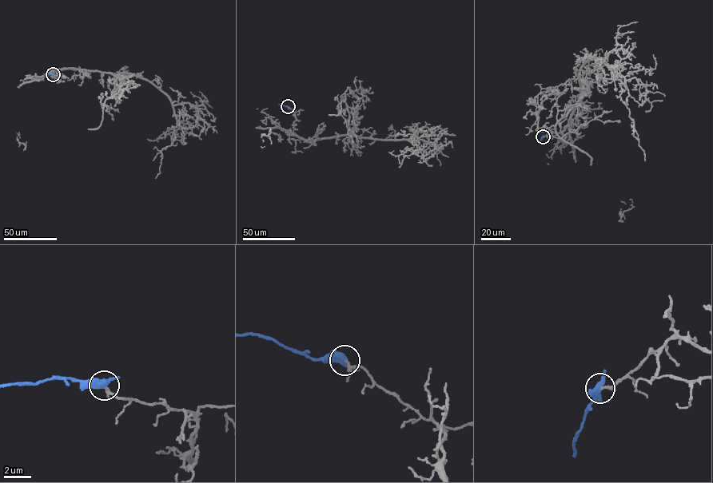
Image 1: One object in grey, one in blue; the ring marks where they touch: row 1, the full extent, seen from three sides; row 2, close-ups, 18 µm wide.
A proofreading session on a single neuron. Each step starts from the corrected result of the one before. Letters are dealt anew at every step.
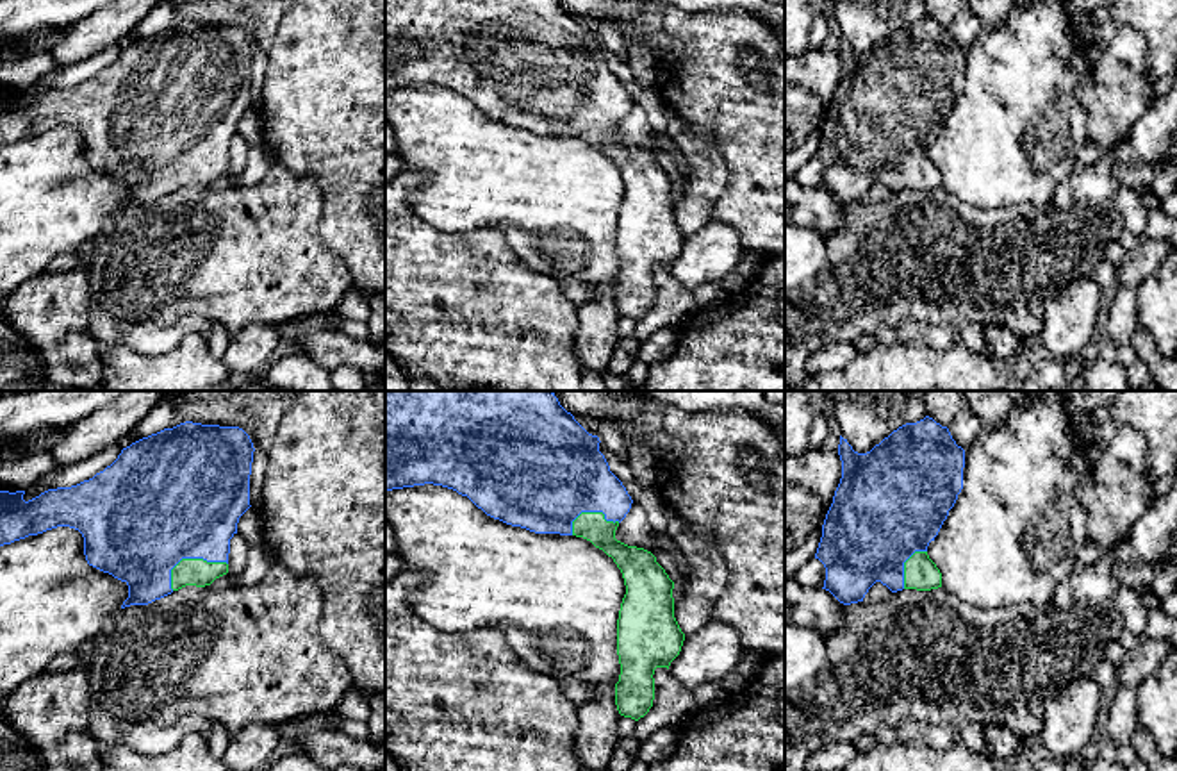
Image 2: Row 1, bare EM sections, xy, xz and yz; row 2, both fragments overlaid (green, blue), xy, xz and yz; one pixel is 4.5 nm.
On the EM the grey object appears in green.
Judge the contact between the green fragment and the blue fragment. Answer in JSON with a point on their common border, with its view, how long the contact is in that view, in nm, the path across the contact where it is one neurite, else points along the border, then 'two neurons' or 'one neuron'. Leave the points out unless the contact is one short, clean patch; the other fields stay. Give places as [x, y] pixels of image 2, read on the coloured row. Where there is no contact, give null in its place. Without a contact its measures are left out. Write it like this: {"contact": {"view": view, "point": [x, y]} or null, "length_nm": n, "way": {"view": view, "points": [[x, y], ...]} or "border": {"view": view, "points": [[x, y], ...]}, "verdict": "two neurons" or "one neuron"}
{"contact": {"view": "xy", "point": [189, 559]}, "length_nm": 280, "way": {"view": "xy", "points": [[189, 572], [189, 559], [184, 504]]}, "verdict": "one neuron"}

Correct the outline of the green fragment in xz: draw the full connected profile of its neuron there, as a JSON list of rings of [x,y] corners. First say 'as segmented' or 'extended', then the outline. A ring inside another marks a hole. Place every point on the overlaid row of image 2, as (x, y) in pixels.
extended; [[[385,391],[385,491],[442,485],[467,496],[487,516],[506,525],[535,534],[583,537],[613,559],[626,585],[617,619],[621,675],[615,684],[615,705],[621,716],[638,721],[653,707],[654,669],[669,669],[681,651],[685,634],[674,618],[674,582],[656,557],[615,539],[615,530],[633,500],[610,471],[599,443],[597,435],[588,434],[560,405],[553,391]]]

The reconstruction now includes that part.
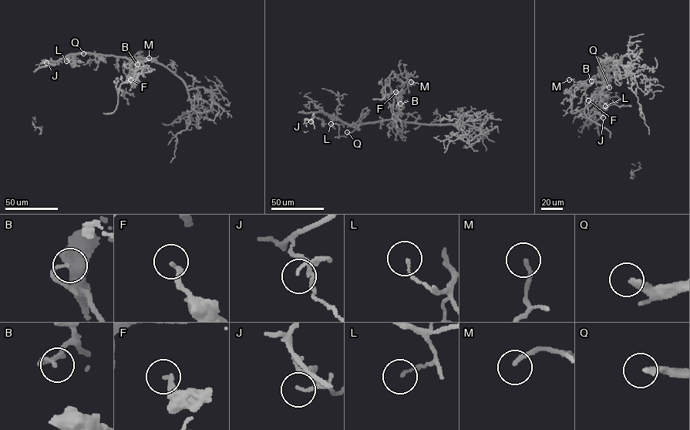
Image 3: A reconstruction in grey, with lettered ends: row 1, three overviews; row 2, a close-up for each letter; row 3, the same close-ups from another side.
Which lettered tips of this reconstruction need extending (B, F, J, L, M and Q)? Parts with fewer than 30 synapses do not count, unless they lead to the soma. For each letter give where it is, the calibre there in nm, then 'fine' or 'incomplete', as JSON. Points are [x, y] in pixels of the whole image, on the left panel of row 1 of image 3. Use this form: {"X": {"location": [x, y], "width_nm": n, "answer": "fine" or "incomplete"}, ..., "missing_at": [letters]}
{"B": {"location": [137, 64], "width_nm": 110, "answer": "incomplete"}, "F": {"location": [130, 79], "width_nm": 190, "answer": "fine"}, "J": {"location": [46, 62], "width_nm": 90, "answer": "fine"}, "L": {"location": [66, 61], "width_nm": 120, "answer": "fine"}, "M": {"location": [149, 58], "width_nm": 160, "answer": "fine"}, "Q": {"location": [83, 53], "width_nm": 240, "answer": "incomplete"}, "missing_at": ["B", "Q"]}

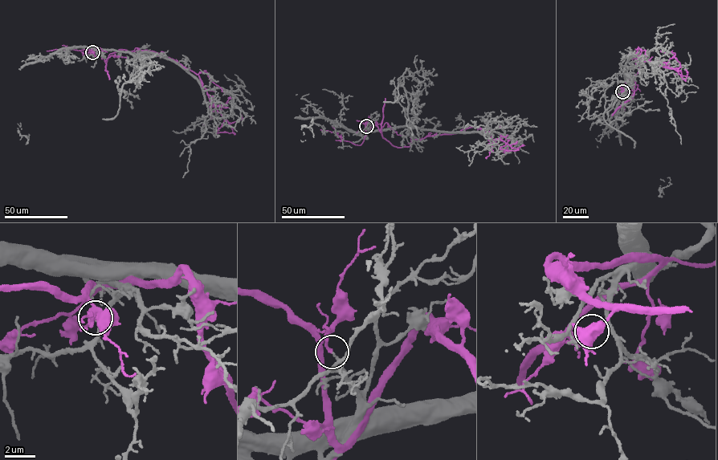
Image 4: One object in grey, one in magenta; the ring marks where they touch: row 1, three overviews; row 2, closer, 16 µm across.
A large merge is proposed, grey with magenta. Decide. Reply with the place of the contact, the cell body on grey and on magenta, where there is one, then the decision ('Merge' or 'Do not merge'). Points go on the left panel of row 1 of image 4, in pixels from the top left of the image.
Place: (92, 52). Soma of grey: none. Soma of magenta: none. Do not merge

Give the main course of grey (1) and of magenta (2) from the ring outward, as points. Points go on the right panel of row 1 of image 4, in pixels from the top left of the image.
1: (622, 91), (625, 66), (633, 54), (641, 55), (662, 71), (667, 83), (667, 106), (681, 144)
2: (622, 91), (628, 86), (619, 85), (634, 88), (641, 63), (635, 52), (685, 80), (685, 70)

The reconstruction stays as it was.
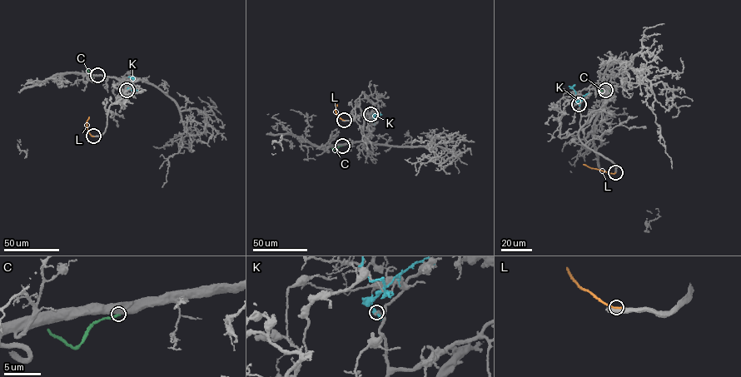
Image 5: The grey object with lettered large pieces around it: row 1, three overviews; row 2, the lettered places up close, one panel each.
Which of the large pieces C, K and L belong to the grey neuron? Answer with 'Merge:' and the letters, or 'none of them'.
Merge: none of them

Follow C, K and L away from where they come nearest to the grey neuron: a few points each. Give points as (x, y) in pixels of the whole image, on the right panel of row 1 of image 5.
C: (605, 89), (611, 91), (601, 91)
K: (579, 104), (580, 97), (571, 89)
L: (615, 172), (589, 168), (583, 164)

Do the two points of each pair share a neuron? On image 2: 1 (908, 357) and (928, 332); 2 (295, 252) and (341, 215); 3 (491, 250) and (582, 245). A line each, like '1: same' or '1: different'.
1: different
2: different
3: different

